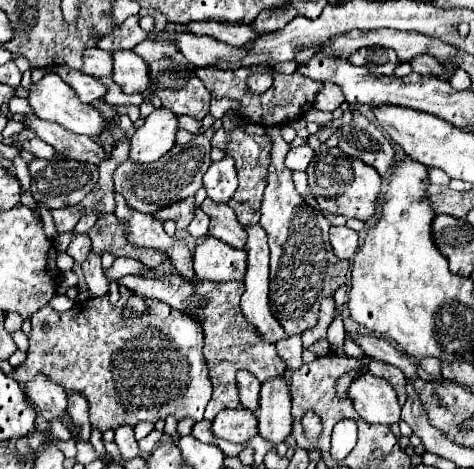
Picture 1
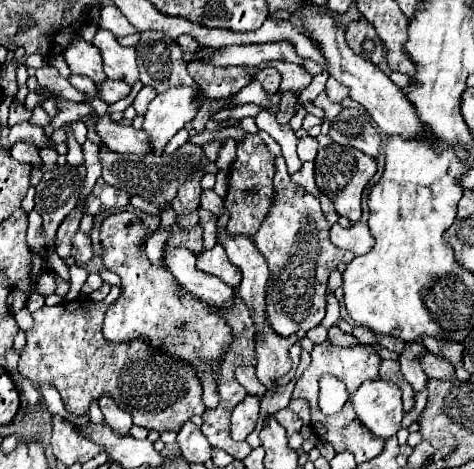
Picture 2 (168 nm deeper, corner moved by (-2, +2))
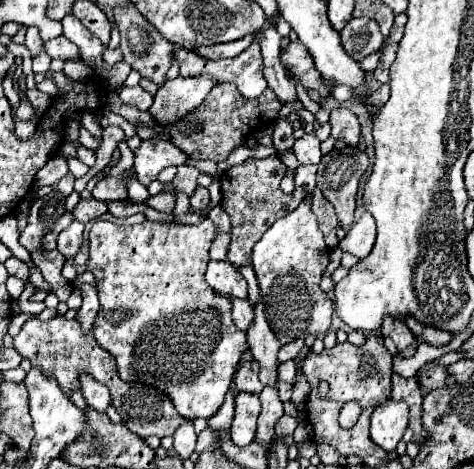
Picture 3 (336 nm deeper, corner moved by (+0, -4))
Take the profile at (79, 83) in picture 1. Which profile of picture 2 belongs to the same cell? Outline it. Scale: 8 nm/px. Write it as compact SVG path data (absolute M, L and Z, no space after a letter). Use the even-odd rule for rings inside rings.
M103 80L99 86L97 86L97 96L107 102L107 104L113 104L121 98L125 98L127 94L131 92L131 86L129 84L123 84L123 82L113 82L113 80Z

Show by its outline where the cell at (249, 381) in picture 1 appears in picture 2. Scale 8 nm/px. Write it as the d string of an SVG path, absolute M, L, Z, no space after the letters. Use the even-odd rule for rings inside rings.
M239 366L237 370L235 370L235 378L239 380L239 384L247 390L247 394L251 394L251 396L263 396L265 394L265 390L267 388L263 388L263 384L261 384L261 380L255 376L255 368L253 366Z

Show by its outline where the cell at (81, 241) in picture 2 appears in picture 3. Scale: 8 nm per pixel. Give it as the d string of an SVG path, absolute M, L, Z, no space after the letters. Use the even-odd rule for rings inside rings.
M73 220L63 232L59 232L57 250L65 258L73 258L77 254L77 250L81 248L81 242L83 242L83 222Z

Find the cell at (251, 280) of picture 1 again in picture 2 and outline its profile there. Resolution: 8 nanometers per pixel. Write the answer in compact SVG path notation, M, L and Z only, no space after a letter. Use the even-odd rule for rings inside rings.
M267 320L267 328L263 328L263 332L255 334L255 358L257 358L257 376L259 380L267 386L267 392L273 392L275 386L275 378L283 376L289 368L291 368L291 360L289 360L289 346L293 342L297 342L297 336L287 336L287 340L283 340L283 336L275 336L275 332L271 332L271 324Z

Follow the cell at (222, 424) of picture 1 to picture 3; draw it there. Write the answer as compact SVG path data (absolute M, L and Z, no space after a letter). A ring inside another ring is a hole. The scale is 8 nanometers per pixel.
M239 392L235 396L235 418L231 426L231 440L237 446L247 446L255 438L255 422L261 412L261 402L257 394Z

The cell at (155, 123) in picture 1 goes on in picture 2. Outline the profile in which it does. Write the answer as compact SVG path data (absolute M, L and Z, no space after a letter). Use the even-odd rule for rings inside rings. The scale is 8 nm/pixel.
M171 88L157 94L147 112L143 130L151 138L151 152L163 154L167 142L197 114L193 88Z

